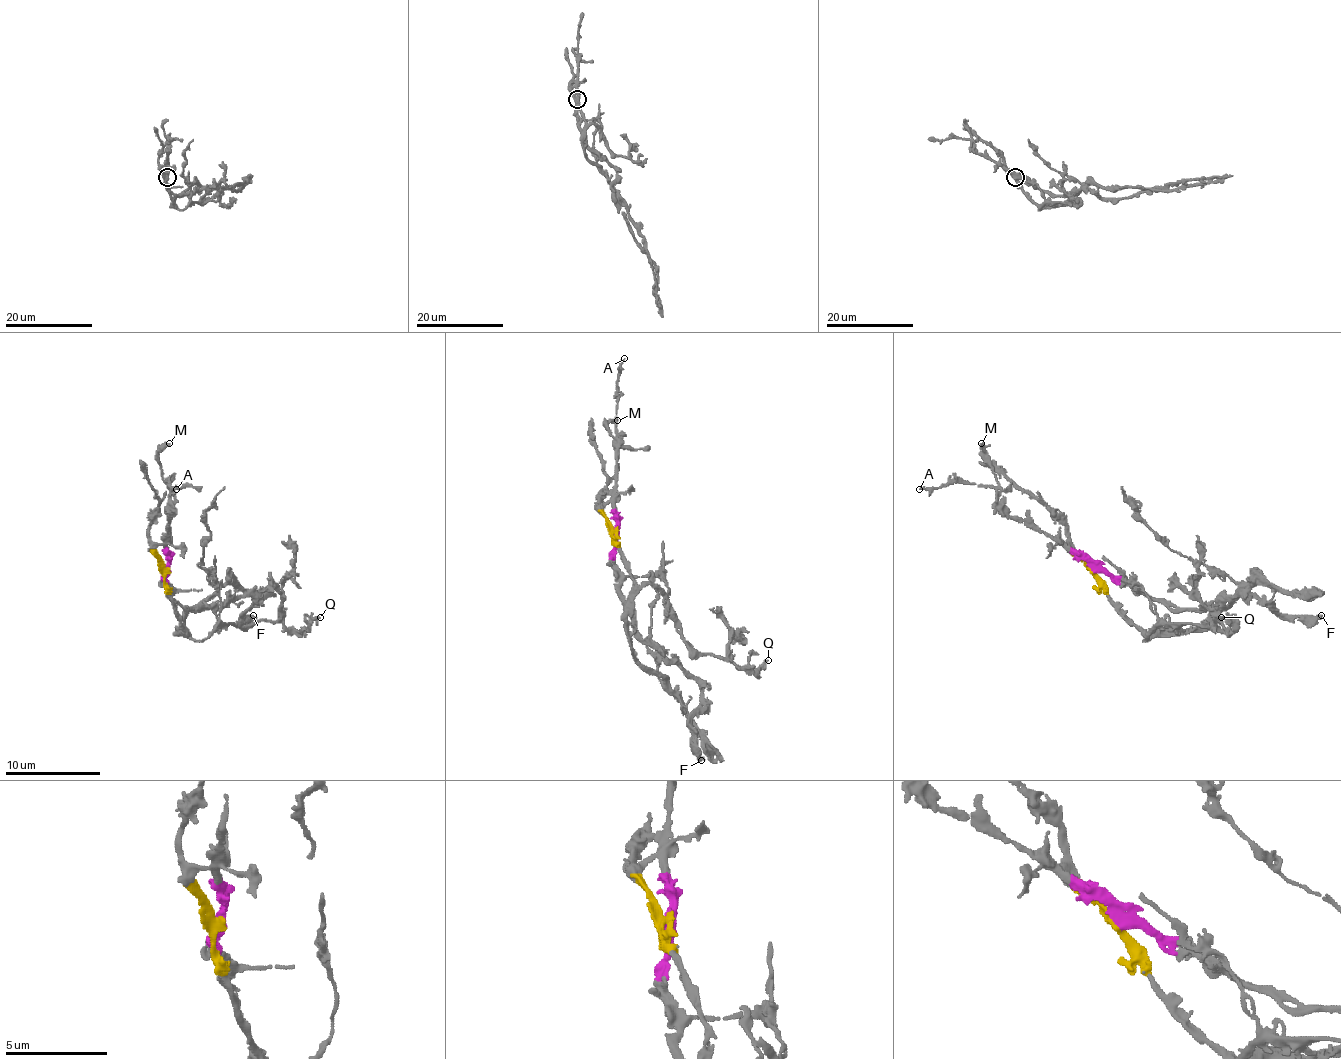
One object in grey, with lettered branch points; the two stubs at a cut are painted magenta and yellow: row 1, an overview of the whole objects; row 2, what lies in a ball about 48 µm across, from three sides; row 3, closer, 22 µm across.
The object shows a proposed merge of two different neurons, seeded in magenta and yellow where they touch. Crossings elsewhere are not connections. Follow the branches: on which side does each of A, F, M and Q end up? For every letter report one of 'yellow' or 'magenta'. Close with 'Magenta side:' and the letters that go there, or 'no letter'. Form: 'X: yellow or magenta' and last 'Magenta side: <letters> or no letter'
A: magenta
F: magenta
M: magenta
Q: yellow
Magenta side: A, F, M

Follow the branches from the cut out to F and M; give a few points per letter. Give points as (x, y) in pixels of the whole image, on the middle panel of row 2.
F: (615, 532), (615, 582), (632, 627), (699, 685), (701, 708), (692, 723), (694, 754), (701, 761)
M: (615, 532), (618, 439), (606, 429), (618, 420)

